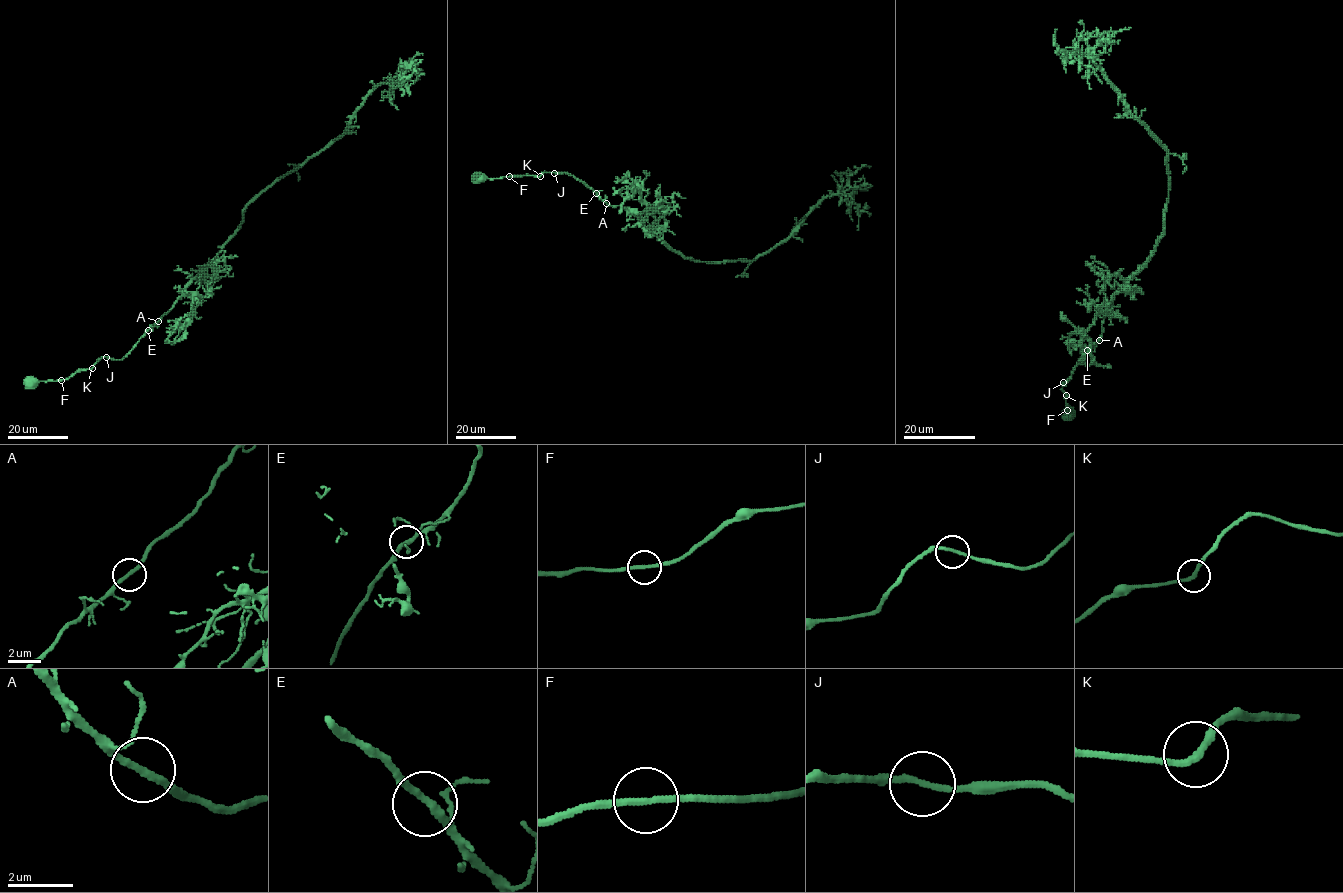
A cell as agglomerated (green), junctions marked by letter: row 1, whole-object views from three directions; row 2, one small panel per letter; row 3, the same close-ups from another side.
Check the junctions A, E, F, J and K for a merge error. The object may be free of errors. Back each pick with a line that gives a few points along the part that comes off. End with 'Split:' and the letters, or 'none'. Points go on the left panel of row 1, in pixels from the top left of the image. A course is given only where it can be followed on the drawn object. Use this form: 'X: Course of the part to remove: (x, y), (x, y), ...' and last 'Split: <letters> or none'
Split: none

